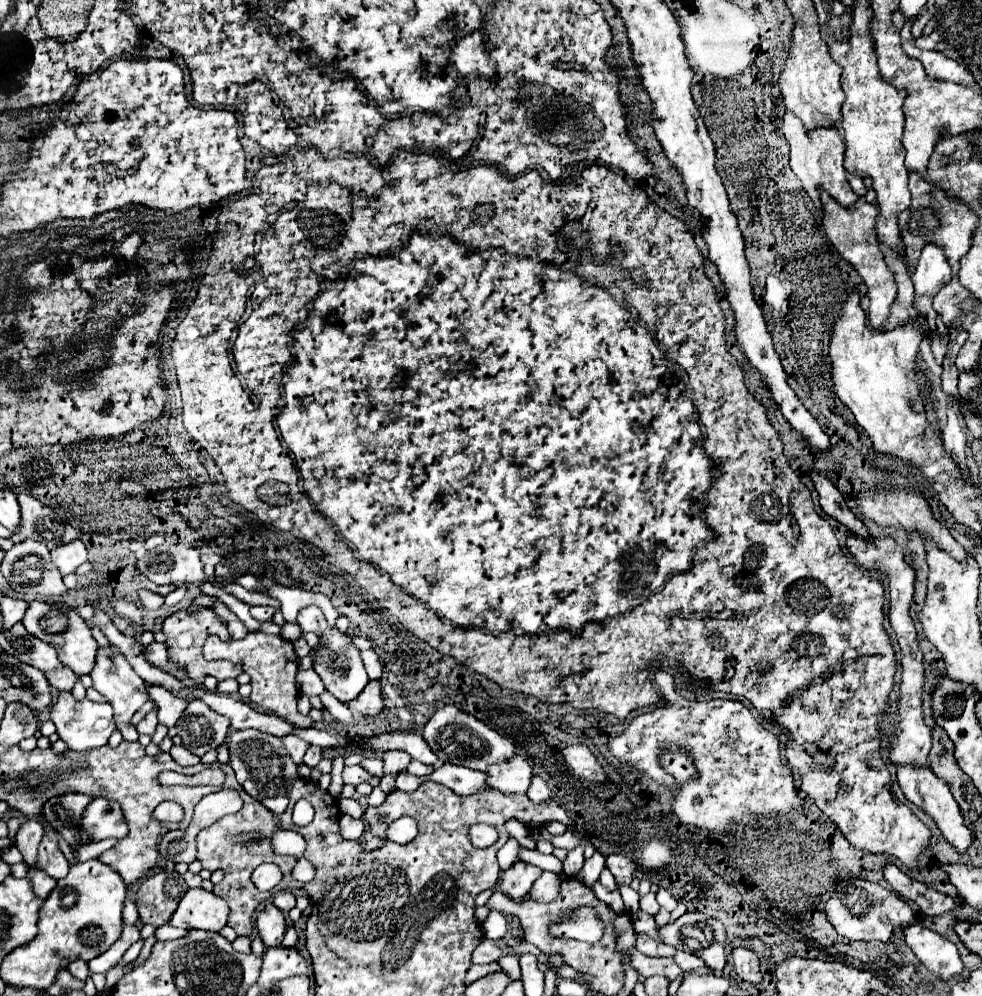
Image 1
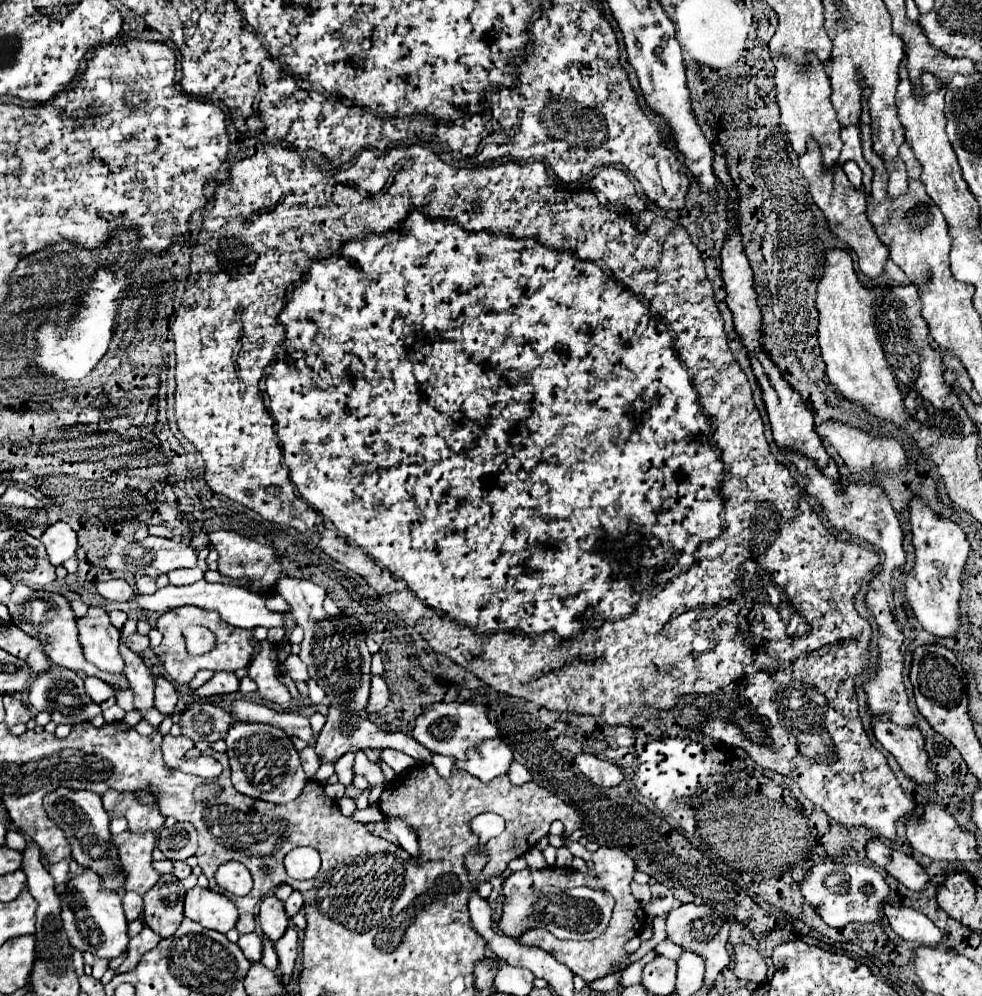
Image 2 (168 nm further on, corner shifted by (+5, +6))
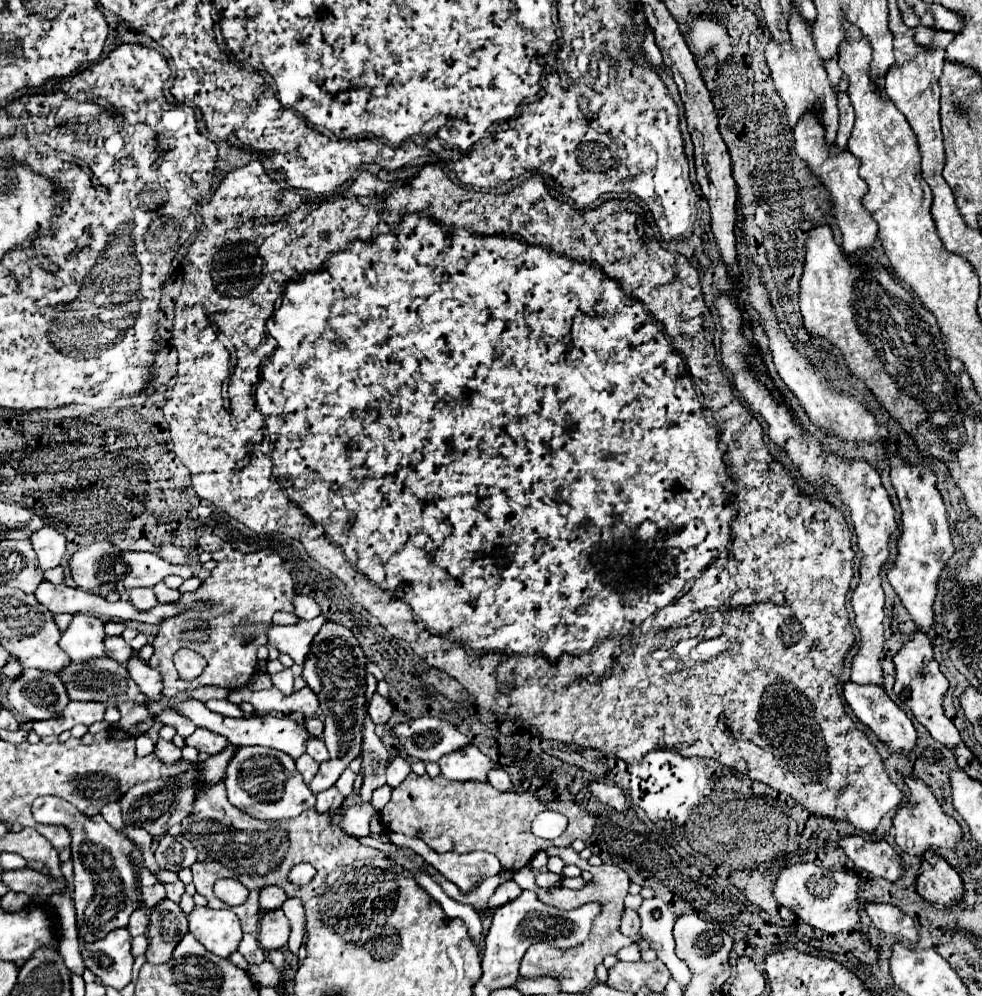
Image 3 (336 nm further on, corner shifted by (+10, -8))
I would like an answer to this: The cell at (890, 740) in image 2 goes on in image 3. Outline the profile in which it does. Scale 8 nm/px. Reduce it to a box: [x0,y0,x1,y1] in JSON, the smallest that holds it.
[844,682,916,752]

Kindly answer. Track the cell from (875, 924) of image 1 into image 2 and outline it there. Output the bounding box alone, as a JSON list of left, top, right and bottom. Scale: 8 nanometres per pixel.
[799,862,889,928]

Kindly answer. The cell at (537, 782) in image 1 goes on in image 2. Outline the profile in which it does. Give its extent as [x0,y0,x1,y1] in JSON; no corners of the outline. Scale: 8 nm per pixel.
[507,762,531,786]

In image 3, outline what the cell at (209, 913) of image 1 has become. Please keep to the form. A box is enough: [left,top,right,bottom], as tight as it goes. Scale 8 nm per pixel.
[188,906,242,958]

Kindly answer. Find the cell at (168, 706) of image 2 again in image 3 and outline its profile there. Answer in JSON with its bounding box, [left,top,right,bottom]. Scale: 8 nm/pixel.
[126,656,162,702]

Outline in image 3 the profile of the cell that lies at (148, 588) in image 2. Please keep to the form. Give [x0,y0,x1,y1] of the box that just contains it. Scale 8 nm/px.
[130,588,158,610]

